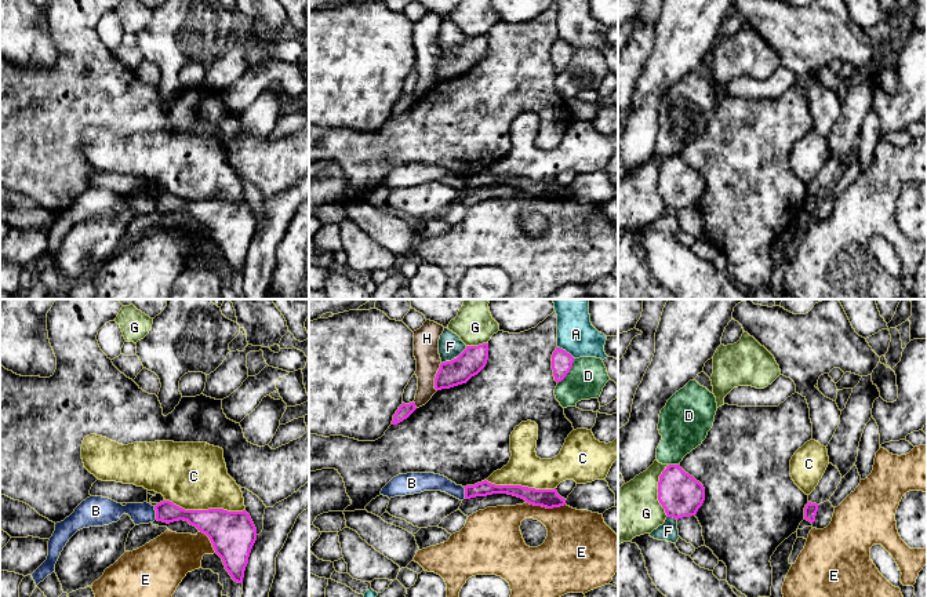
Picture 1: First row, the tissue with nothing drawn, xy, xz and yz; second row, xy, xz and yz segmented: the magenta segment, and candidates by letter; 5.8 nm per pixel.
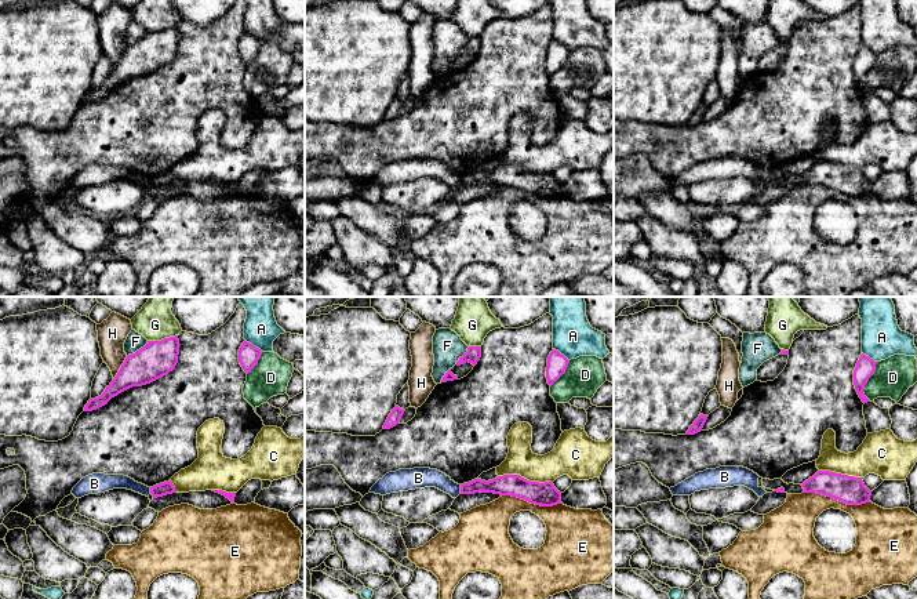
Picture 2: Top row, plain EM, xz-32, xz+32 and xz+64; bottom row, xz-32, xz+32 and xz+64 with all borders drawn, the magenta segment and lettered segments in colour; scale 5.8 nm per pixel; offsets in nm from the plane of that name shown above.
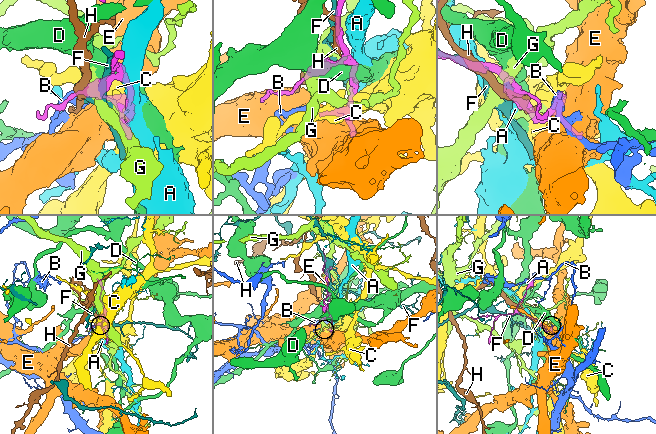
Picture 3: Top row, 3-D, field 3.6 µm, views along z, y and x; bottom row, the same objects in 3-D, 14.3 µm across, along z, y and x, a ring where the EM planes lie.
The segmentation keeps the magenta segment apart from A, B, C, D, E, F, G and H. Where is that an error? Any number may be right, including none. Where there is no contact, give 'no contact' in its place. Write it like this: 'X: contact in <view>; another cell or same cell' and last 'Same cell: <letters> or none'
A: contact in xz; another cell
B: contact in xy; another cell
C: contact in xy; another cell
D: contact in xz; another cell
E: contact in xz; another cell
F: contact in xz; another cell
G: contact in yz; another cell
H: contact in xz; another cell
Same cell: none

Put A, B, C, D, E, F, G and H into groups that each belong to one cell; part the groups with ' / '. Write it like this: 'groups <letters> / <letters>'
groups A / B / C / D / E / F / G / H

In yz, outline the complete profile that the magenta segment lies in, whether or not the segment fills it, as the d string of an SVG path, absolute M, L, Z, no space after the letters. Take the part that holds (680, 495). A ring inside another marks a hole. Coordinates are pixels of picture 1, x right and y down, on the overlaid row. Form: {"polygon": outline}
{"polygon": "M669 465L659 476L658 500L668 517L695 516L705 500L705 488L680 465Z"}

